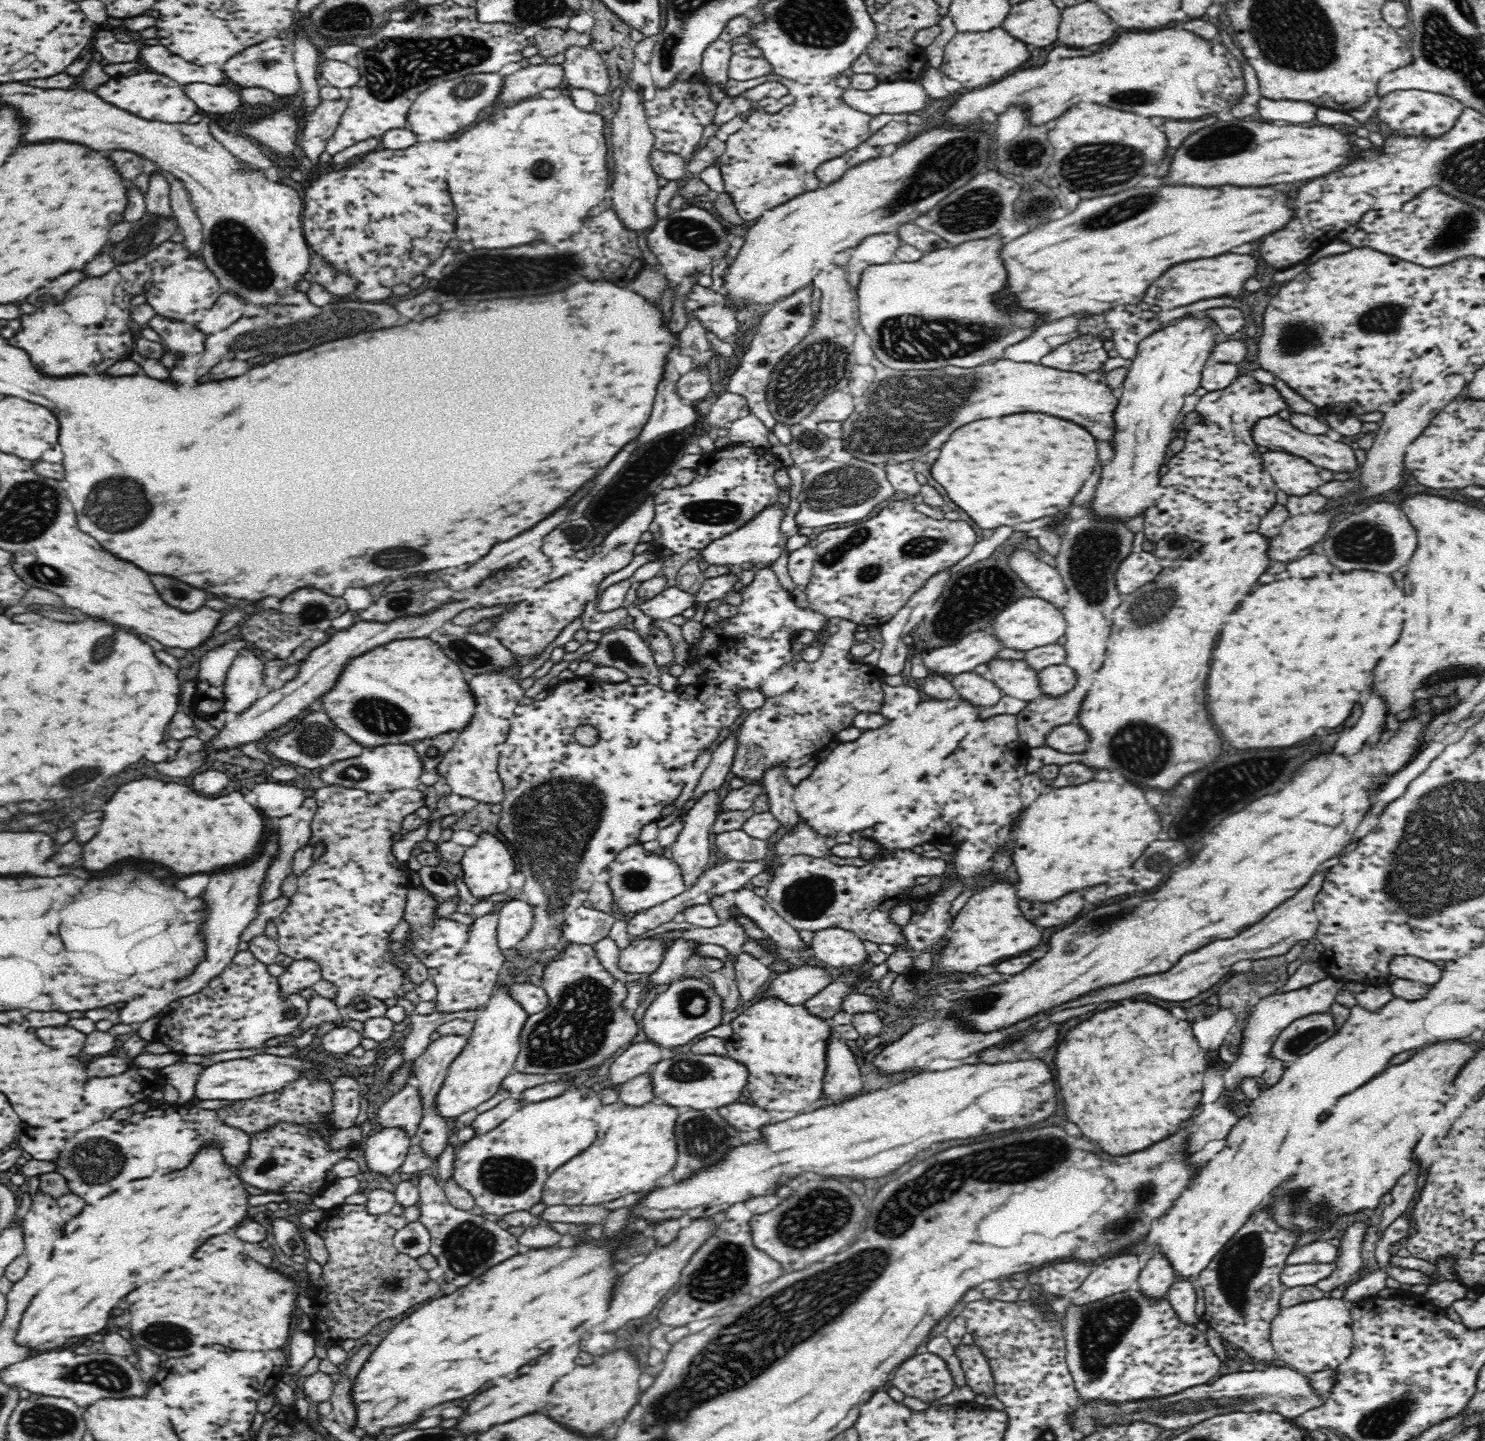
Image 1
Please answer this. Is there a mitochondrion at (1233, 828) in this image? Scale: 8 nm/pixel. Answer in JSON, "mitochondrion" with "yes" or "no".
{"mitochondrion":"no"}

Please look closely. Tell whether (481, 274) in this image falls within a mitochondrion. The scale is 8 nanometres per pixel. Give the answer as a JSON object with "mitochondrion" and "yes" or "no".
{"mitochondrion":"yes"}

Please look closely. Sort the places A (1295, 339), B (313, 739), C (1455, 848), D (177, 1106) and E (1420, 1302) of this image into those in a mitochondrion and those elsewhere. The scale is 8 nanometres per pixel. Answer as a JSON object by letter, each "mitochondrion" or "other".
{"A":"mitochondrion","B":"mitochondrion","C":"mitochondrion","D":"other","E":"other"}

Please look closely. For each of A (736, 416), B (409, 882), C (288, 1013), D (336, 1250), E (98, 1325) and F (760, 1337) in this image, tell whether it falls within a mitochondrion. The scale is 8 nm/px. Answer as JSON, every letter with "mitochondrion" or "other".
{"A":"other","B":"other","C":"mitochondrion","D":"other","E":"other","F":"mitochondrion"}

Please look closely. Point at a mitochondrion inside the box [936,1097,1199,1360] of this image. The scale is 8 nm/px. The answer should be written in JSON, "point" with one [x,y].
{"point":[1116,1231]}

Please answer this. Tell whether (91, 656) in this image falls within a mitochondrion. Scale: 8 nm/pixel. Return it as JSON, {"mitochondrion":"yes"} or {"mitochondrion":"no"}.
{"mitochondrion":"yes"}

